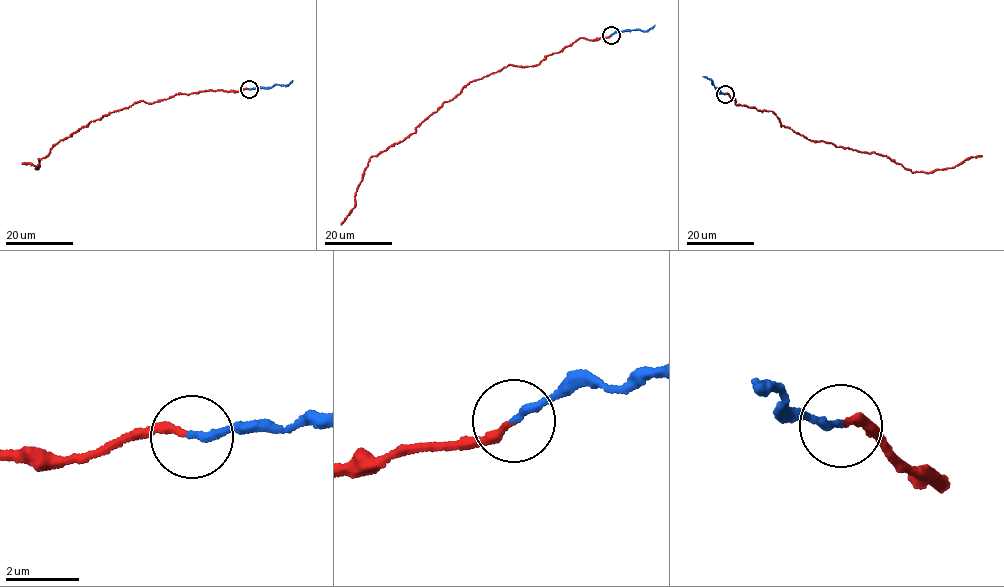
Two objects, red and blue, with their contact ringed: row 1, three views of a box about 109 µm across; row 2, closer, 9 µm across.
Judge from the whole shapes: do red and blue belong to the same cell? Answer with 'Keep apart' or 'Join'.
Join

